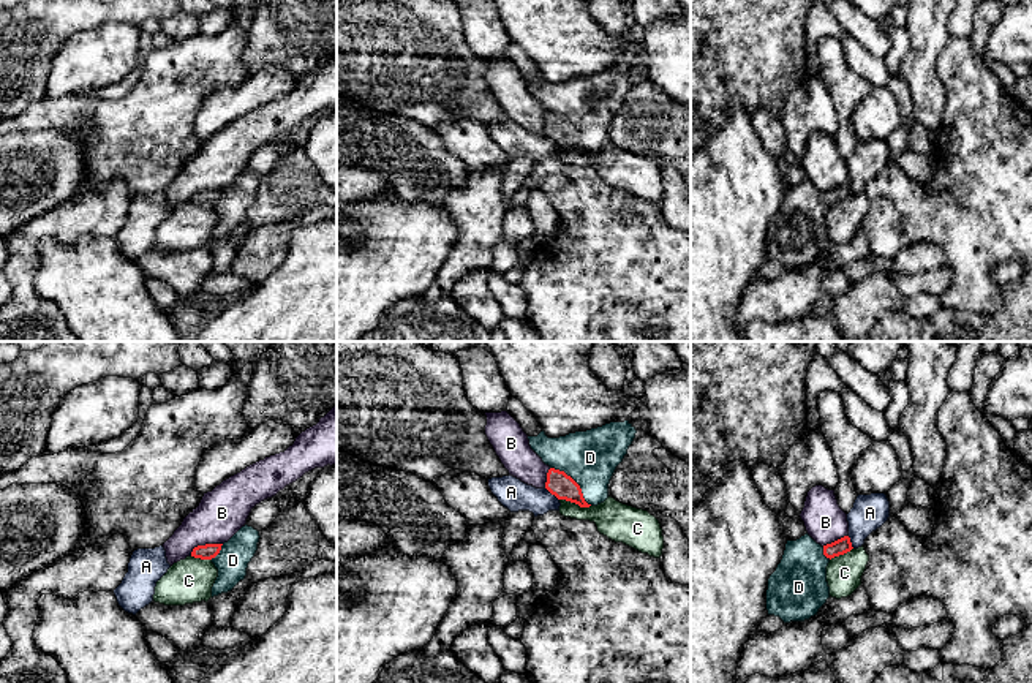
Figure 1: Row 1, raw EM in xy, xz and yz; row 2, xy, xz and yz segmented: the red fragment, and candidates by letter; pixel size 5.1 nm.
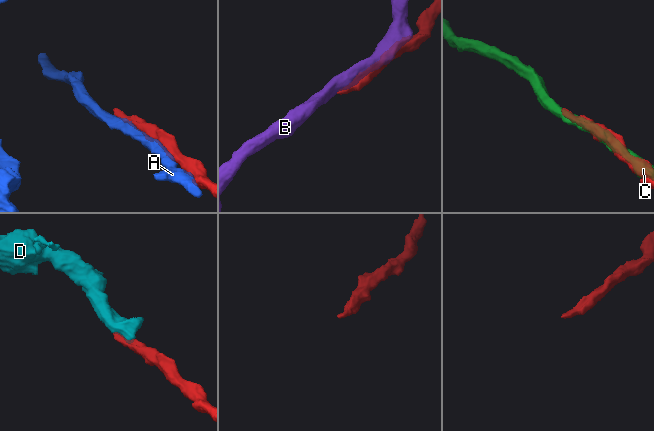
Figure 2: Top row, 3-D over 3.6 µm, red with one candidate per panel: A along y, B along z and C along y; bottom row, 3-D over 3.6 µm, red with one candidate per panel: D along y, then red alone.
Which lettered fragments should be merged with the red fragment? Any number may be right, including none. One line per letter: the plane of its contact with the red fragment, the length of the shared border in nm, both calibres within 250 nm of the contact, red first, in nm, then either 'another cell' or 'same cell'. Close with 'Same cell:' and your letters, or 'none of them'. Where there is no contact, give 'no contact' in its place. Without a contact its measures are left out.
A: meets red in xz; contact 100 nm long; 120 nm thick on the red side, 160 nm on the other; another cell
B: meets red in xy; contact 180 nm long; 80 nm thick on the red side, 240 nm on the other; another cell
C: meets red in xz; contact 170 nm long; 120 nm thick on the red side, 190 nm on the other; another cell
D: meets red in xz; contact 300 nm long; 120 nm thick on the red side, 280 nm on the other; same cell
Same cell: D

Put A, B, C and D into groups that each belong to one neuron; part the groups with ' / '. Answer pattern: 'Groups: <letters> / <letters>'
Groups: A / B / C / D

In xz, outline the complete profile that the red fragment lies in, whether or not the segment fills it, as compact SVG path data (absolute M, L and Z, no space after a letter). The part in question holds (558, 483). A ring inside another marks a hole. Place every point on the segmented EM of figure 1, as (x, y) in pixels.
M624 421L559 438L548 438L542 430L528 440L531 449L550 466L545 489L558 500L589 508L608 498L610 479L635 433L635 427Z

